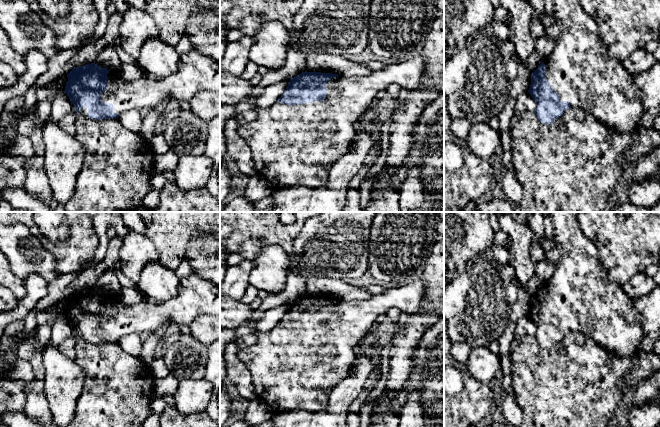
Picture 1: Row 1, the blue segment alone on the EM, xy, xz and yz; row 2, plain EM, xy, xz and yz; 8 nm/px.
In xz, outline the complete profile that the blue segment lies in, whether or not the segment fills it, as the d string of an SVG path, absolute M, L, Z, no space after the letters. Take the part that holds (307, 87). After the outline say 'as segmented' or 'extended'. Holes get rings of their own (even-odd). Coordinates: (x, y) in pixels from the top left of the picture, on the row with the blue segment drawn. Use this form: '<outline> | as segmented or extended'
M421 54L400 63L387 64L383 69L365 76L341 77L338 74L305 71L290 79L276 103L256 108L256 119L238 125L237 133L251 149L255 173L275 189L287 186L319 187L327 181L332 165L347 152L356 134L355 123L370 107L376 93L386 90L391 84L397 84L408 91L418 89L424 75L425 62Z | extended

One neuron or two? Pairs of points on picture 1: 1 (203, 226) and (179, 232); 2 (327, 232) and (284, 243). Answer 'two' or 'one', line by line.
1: one
2: two

